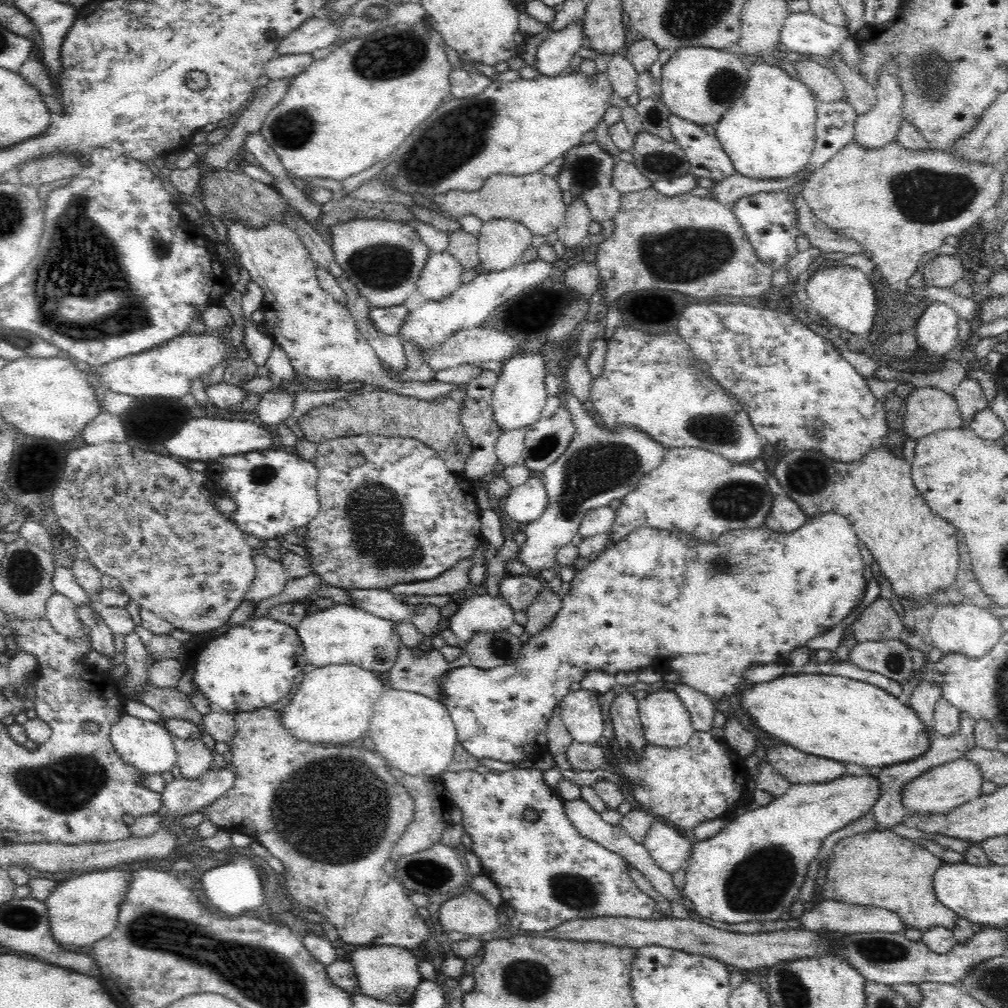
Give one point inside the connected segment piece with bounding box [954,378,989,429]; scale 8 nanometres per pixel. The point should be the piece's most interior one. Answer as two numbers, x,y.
969,396

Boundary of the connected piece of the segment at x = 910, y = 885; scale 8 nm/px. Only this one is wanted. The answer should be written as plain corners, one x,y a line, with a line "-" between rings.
866,831
842,838
826,861
829,863
828,874
822,887
825,899
890,910
906,921
907,928
916,928
922,932
938,926
952,930
960,918
956,912
950,911
938,901
933,889
934,872
943,862
913,841
902,838
893,831

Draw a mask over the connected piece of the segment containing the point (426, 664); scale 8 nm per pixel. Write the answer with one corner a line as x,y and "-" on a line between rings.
402,645
395,665
389,670
387,687
420,693
443,702
439,678
448,672
448,660
439,649
428,650
418,658
413,650

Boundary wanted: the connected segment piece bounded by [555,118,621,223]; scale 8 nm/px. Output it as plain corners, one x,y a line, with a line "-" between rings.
602,118
598,122
598,126
593,129
596,133
594,142
582,143
567,150
563,154
564,164
562,164
558,175
555,176
560,189
570,191
574,197
579,196
589,208
592,220
599,223
604,220
613,220
621,207
621,193
613,185
612,180
612,171
620,161
618,154
621,150
610,138
608,127

